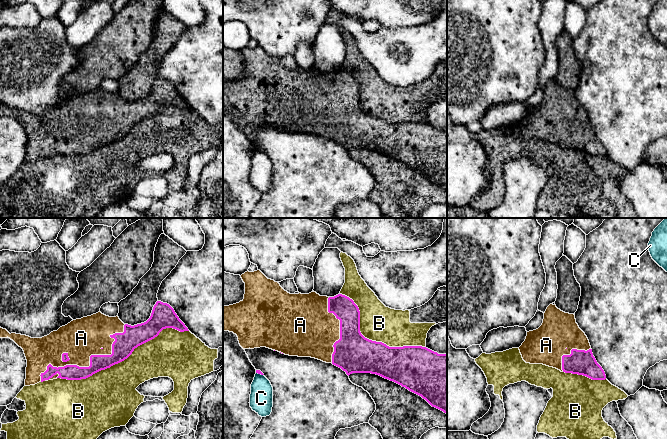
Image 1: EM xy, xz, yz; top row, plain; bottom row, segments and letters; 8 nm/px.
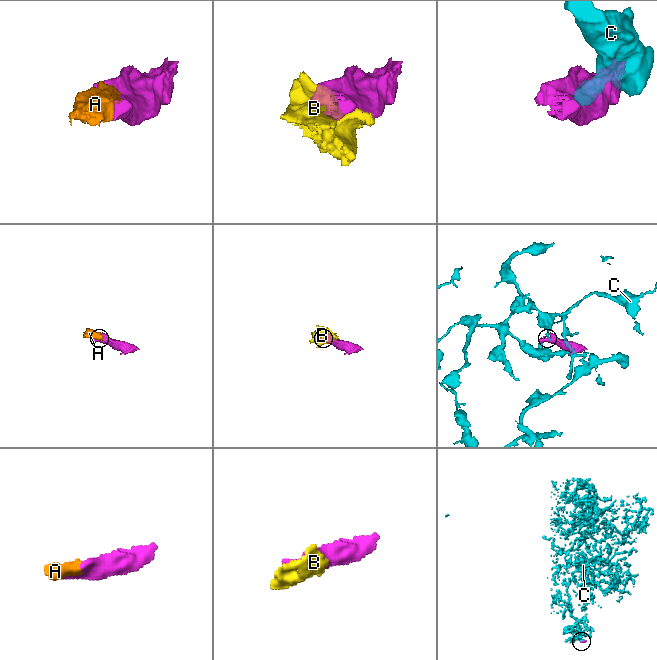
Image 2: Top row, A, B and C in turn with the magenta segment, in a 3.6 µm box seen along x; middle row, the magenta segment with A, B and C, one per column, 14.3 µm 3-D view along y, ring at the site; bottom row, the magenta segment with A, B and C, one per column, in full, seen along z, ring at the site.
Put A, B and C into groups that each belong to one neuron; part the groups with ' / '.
A / B / C

